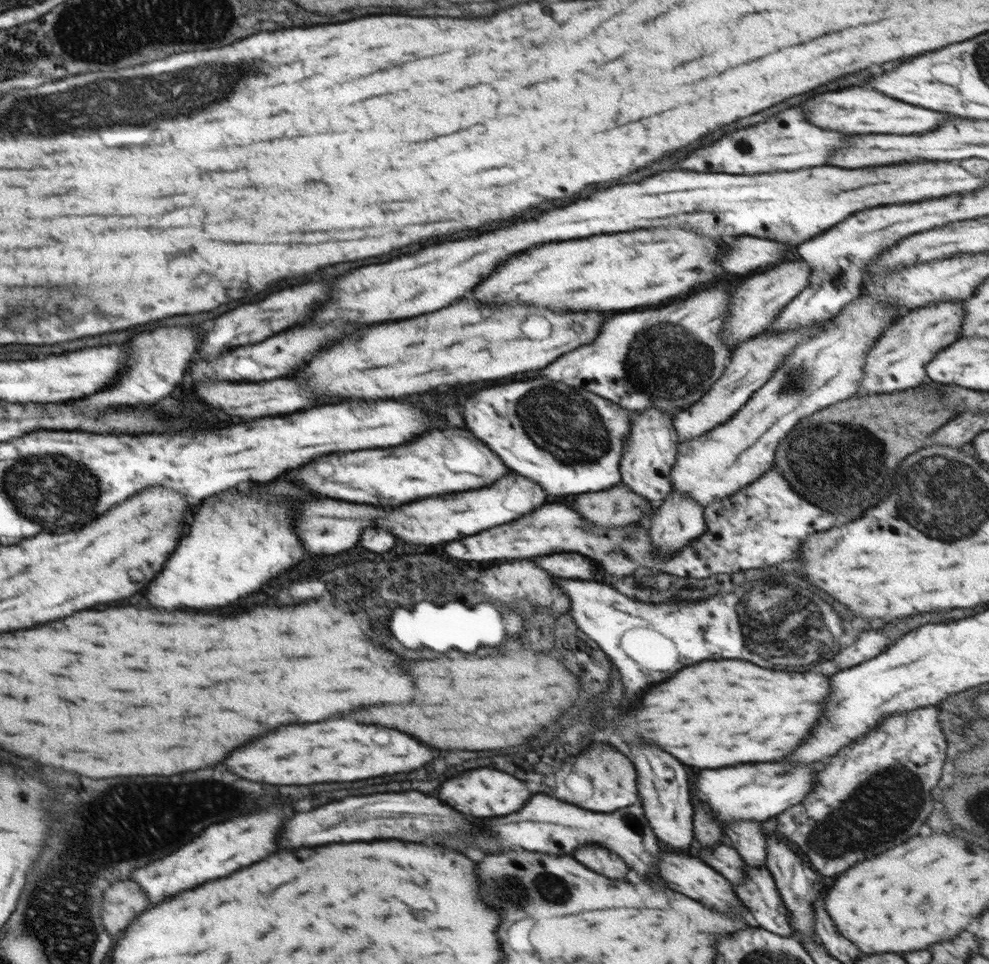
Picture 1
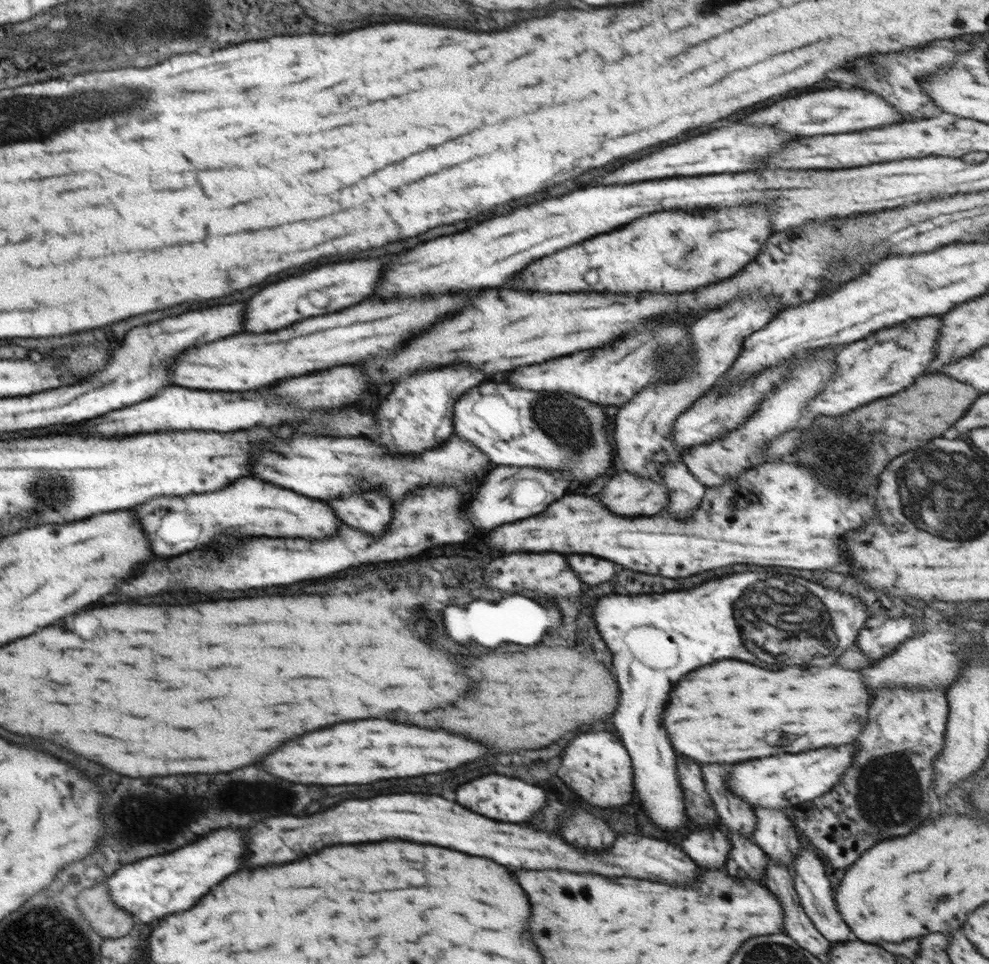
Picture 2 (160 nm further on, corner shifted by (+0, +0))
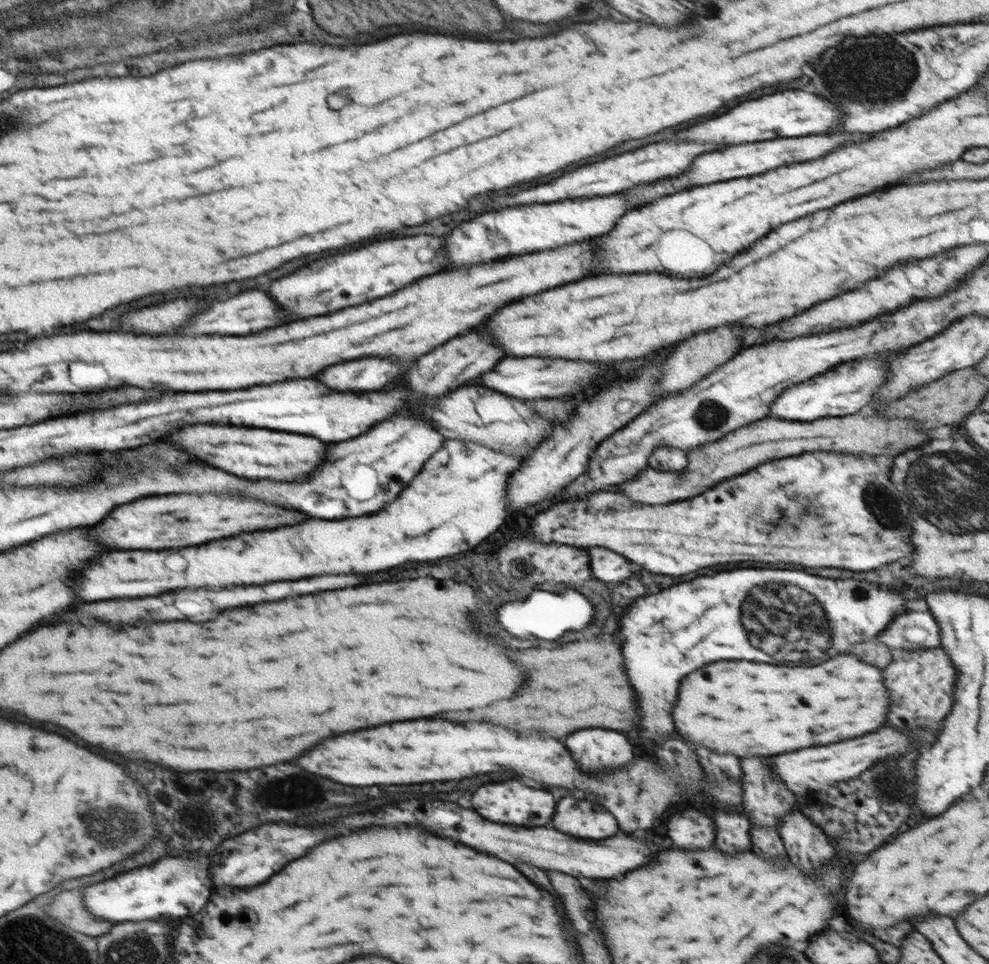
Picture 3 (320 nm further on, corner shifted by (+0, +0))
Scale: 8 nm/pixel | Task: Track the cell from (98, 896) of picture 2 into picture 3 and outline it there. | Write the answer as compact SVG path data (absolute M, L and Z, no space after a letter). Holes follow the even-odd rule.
M68 890L60 892L52 904L48 906L48 914L54 918L60 918L66 926L72 930L86 934L86 936L100 936L110 932L114 922L108 922L103 918L96 918L83 903L80 890Z

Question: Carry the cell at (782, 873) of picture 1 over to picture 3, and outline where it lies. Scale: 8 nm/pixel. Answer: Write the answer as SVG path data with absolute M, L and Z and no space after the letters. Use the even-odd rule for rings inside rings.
M754 756L742 760L742 788L744 788L744 814L752 824L776 826L778 816L792 810L796 798L790 794L778 778L770 772L770 760L774 756Z

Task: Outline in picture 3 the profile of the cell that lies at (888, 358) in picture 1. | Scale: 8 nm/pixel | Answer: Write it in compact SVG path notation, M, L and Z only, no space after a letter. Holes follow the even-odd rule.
M900 352L896 354L873 354L870 356L864 356L864 358L857 358L854 362L842 362L832 369L828 369L798 386L790 386L788 390L784 390L774 406L770 406L770 414L778 416L778 418L784 418L784 420L800 420L800 422L812 422L812 420L818 420L818 418L824 418L824 416L846 416L846 414L856 414L860 408L864 408L868 402L870 402L870 396L884 384L884 364L892 358L896 358Z

